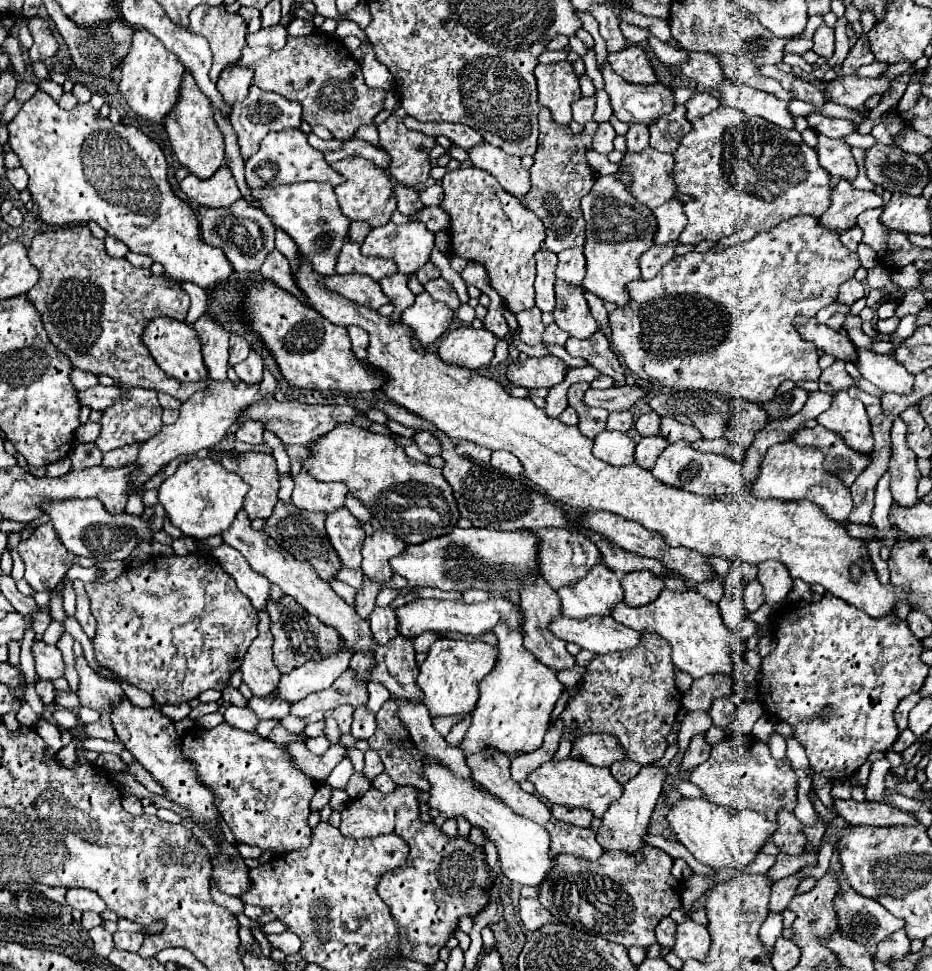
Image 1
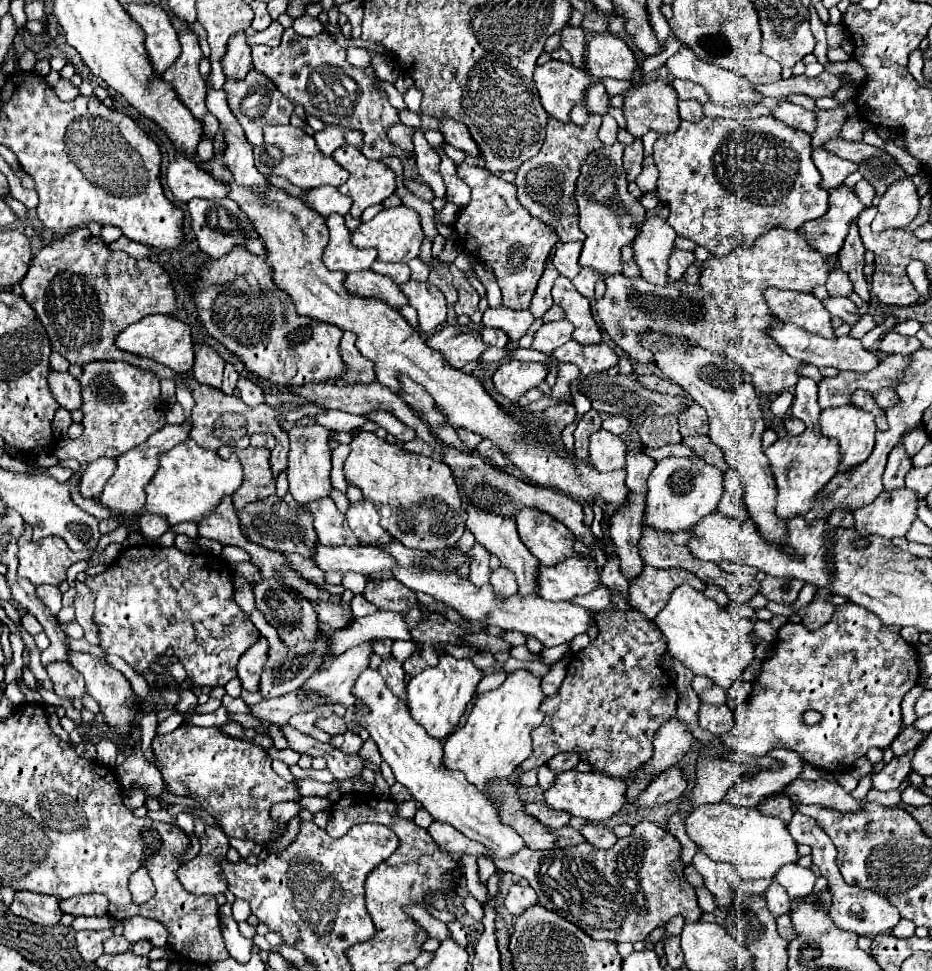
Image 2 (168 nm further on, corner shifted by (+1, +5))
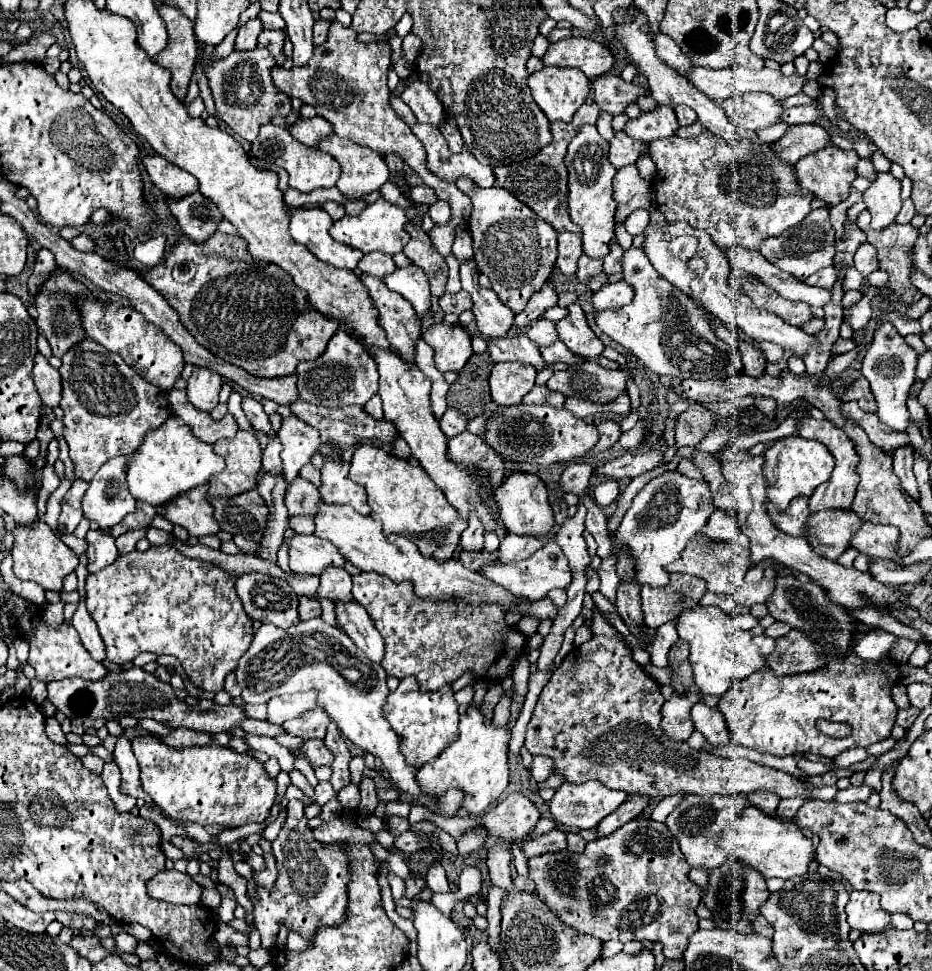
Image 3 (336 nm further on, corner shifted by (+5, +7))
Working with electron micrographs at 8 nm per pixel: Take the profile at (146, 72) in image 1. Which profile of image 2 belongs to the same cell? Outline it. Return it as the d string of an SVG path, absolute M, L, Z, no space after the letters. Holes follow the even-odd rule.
M128 4L126 12L130 18L144 30L146 40L146 52L150 58L150 64L154 68L156 76L162 76L174 60L180 56L180 40L176 36L176 30L168 24L168 16L162 8L152 6L140 6L140 4Z

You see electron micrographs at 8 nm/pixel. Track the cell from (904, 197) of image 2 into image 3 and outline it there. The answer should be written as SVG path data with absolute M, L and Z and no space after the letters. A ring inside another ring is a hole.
M876 174L870 188L864 190L864 204L872 214L872 228L882 230L890 226L900 212L900 182L890 174Z

